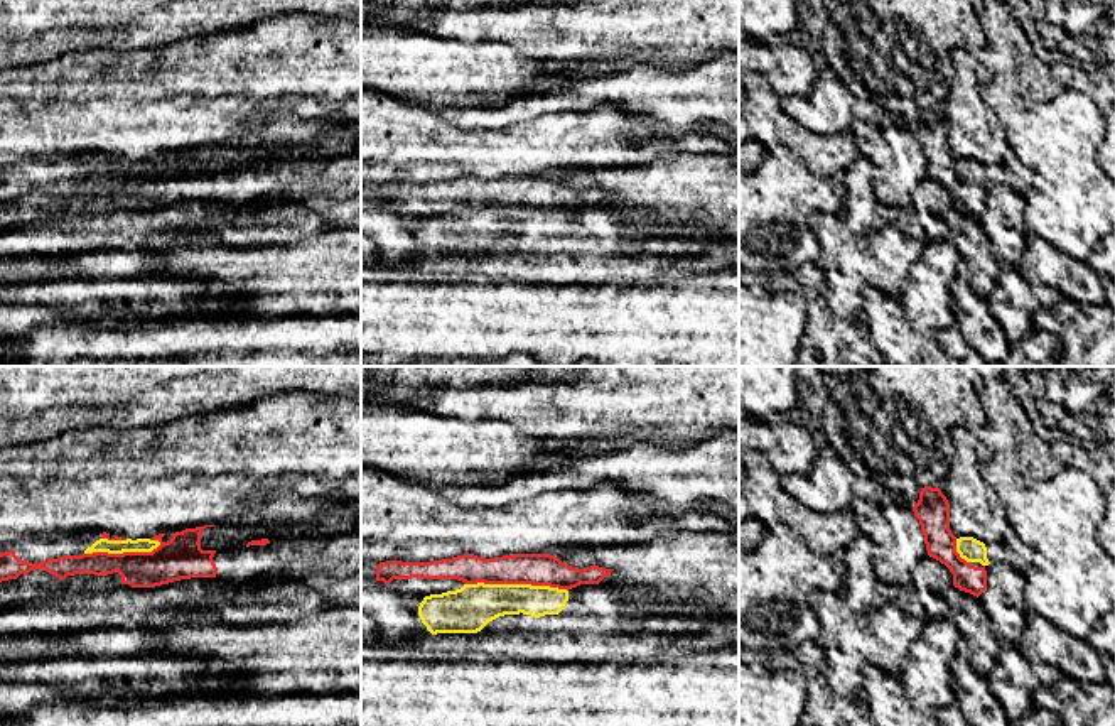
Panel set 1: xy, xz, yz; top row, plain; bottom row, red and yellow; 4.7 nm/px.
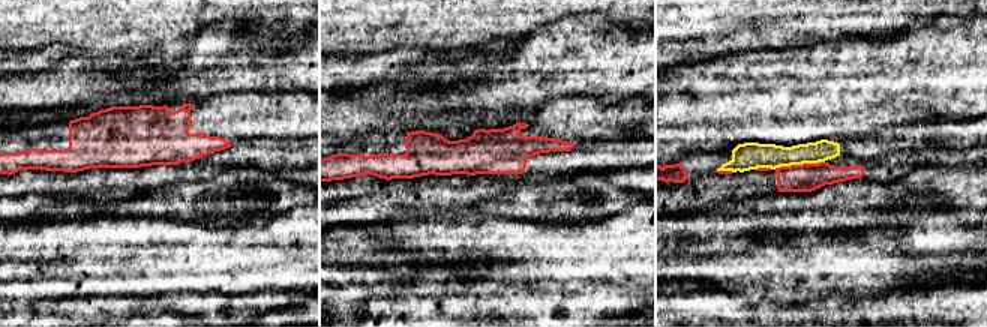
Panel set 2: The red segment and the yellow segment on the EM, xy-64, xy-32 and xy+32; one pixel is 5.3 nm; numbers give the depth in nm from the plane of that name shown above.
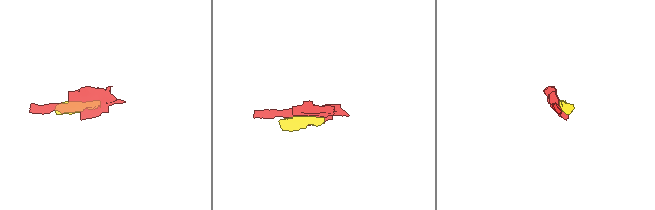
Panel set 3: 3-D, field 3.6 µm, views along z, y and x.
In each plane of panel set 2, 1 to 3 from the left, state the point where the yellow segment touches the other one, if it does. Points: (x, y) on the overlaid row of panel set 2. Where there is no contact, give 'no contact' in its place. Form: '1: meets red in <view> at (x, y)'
1: no contact
2: no contact
3: meets red in xy+32 at (798, 165)

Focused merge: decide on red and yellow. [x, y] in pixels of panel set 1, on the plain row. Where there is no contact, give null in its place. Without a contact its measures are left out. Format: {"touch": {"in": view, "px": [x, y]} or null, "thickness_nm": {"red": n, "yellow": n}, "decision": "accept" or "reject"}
{"touch": {"in": "xz", "px": [517, 205]}, "thickness_nm": {"red": 160, "yellow": 220}, "decision": "reject"}

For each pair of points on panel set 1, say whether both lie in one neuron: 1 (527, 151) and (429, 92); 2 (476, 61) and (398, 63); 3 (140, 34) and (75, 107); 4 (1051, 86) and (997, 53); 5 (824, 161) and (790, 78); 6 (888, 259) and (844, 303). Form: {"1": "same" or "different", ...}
{"1": "different", "2": "same", "3": "different", "4": "same", "5": "different", "6": "same"}

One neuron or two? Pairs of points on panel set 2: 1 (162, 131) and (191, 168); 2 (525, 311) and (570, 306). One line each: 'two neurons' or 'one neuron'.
1: two neurons
2: one neuron

